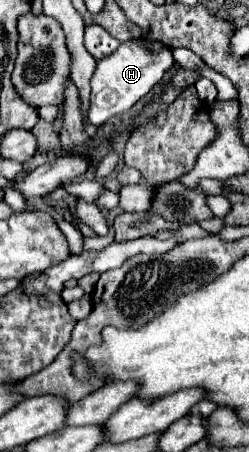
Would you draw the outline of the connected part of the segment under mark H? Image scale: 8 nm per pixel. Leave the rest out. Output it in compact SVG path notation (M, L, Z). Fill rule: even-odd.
M144 40L124 42L114 54L102 58L90 80L90 86L92 86L90 108L88 108L90 124L100 126L112 116L118 116L130 110L140 98L144 98L154 88L154 84L162 80L162 76L166 74L166 70L172 68L172 64L174 64L174 58L168 48L160 52L146 52Z

